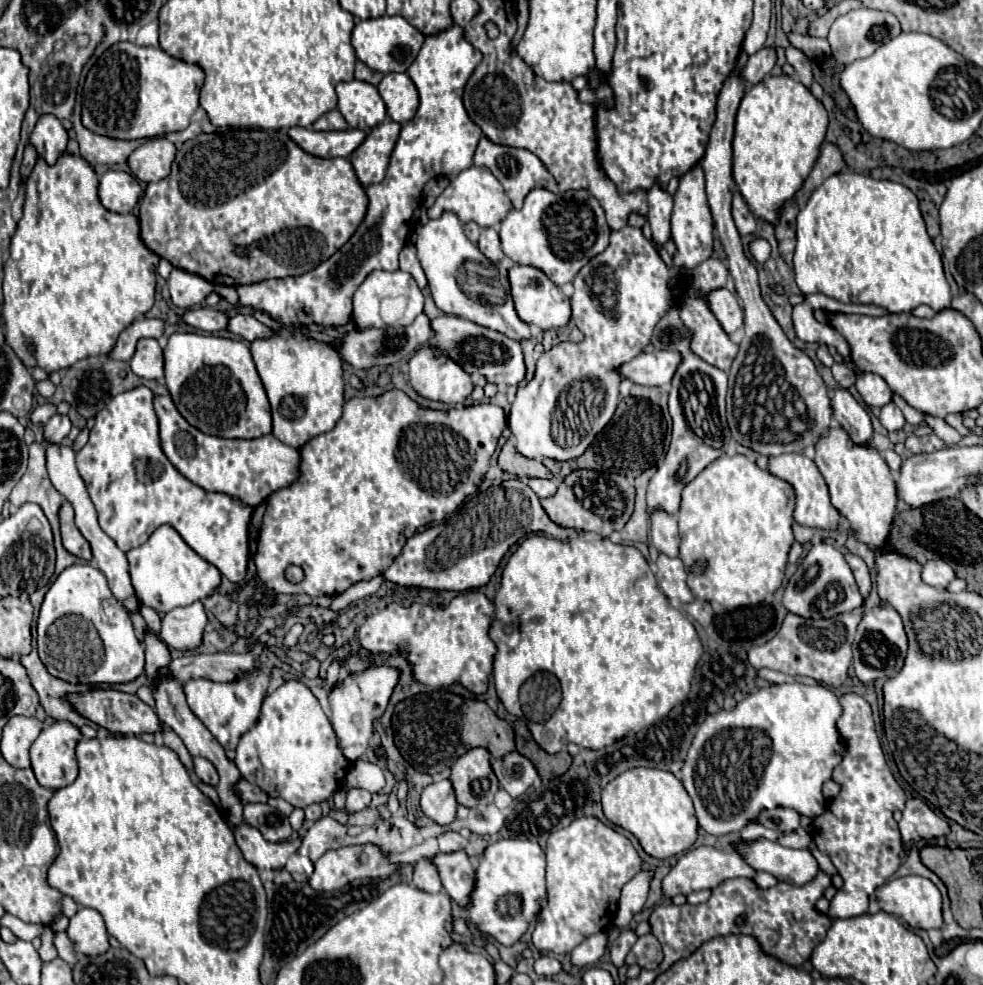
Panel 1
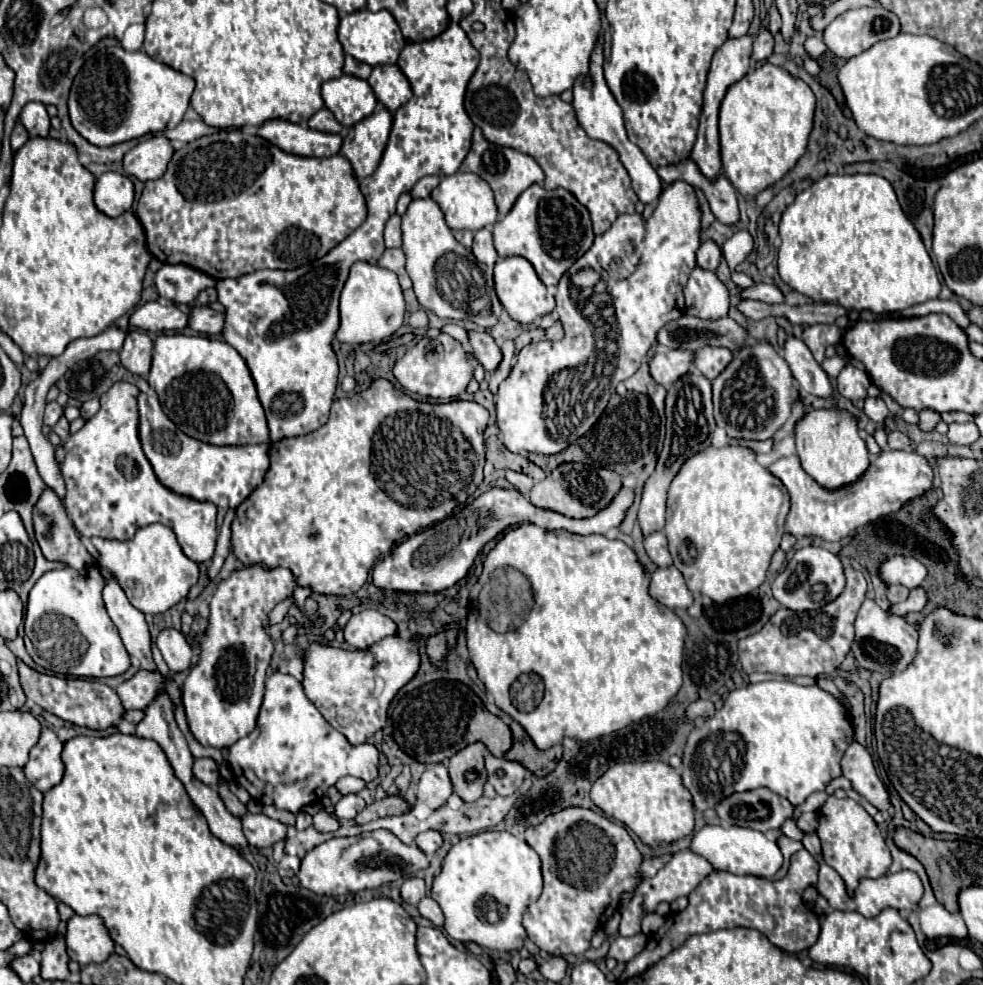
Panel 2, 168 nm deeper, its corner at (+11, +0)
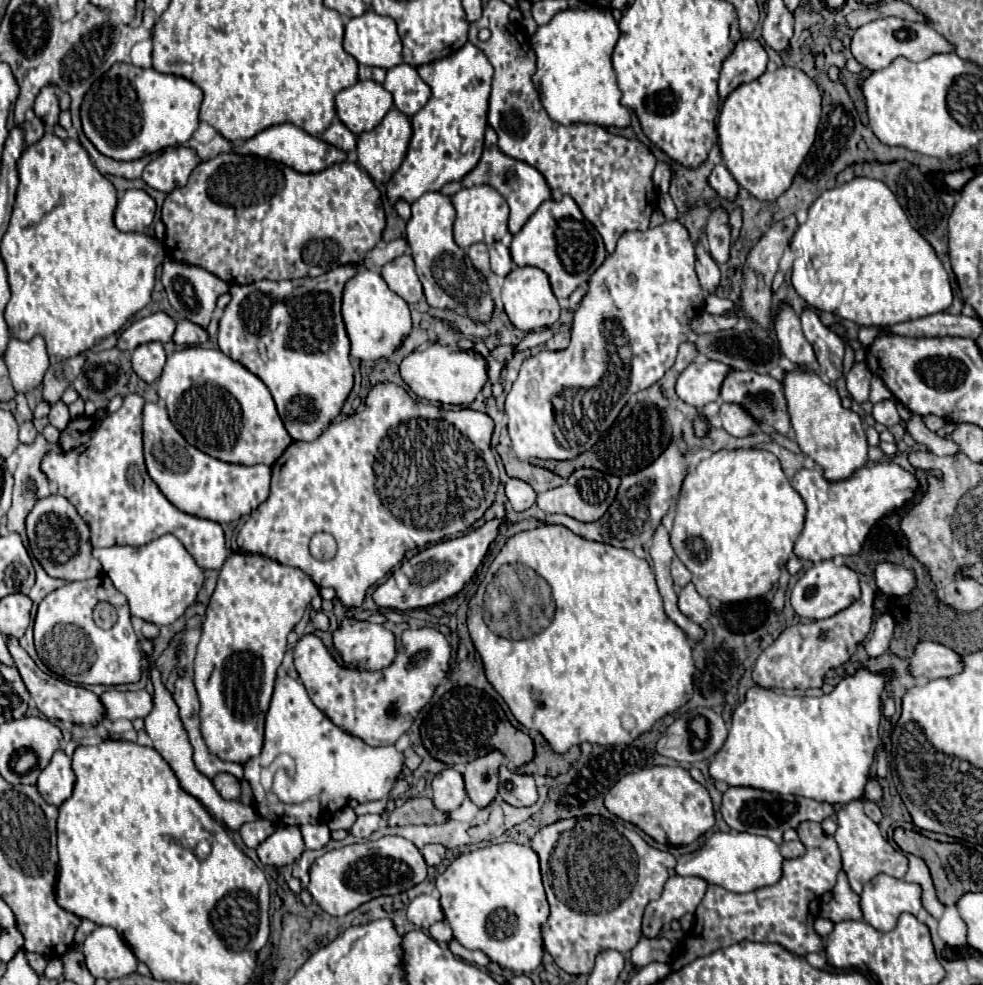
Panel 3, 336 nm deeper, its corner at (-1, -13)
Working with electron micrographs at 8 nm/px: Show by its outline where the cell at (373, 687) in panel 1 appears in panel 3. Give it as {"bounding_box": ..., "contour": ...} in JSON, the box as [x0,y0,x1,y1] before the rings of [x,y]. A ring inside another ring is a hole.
{"bounding_box":[293,628,453,746],"contour":[[[437,628],[405,630],[401,636],[401,650],[395,662],[379,672],[351,670],[339,666],[315,634],[305,634],[293,646],[293,664],[299,678],[313,700],[331,722],[361,738],[369,746],[395,744],[403,732],[409,730],[417,714],[427,706],[435,688],[449,670],[453,648]]]}

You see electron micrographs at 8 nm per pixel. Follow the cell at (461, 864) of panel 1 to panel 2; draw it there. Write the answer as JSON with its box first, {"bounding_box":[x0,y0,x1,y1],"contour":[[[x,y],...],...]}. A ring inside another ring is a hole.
{"bounding_box":[297,829,429,895],"contour":[[[377,829],[377,831],[361,833],[355,837],[341,837],[341,839],[335,837],[317,845],[301,861],[301,871],[297,877],[301,885],[313,893],[343,895],[349,891],[381,887],[385,883],[407,877],[409,867],[427,869],[429,867],[427,855],[417,847],[401,843],[393,833],[385,829]]]}

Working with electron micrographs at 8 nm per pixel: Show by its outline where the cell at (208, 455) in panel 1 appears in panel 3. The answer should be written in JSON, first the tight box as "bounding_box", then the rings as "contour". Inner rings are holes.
{"bounding_box":[143,402,269,524],"contour":[[[147,402],[143,406],[143,448],[149,476],[165,498],[185,514],[219,524],[233,522],[243,514],[251,514],[269,496],[269,466],[227,464],[203,454],[195,446],[187,444],[187,440],[175,430],[163,404]]]}

